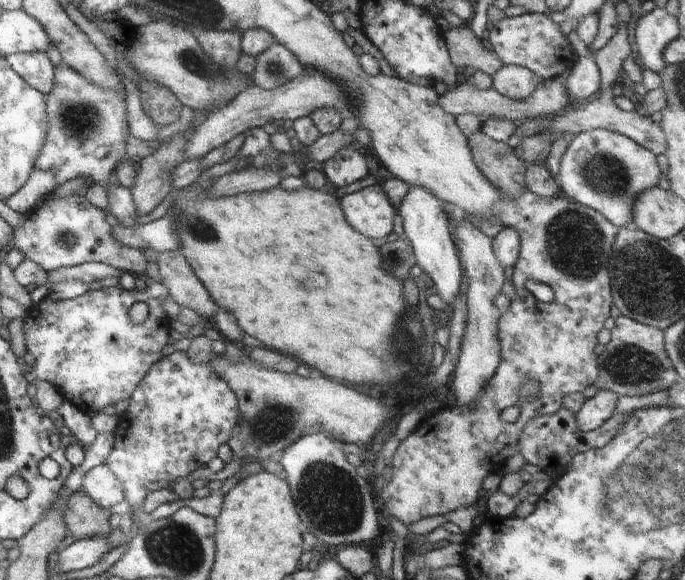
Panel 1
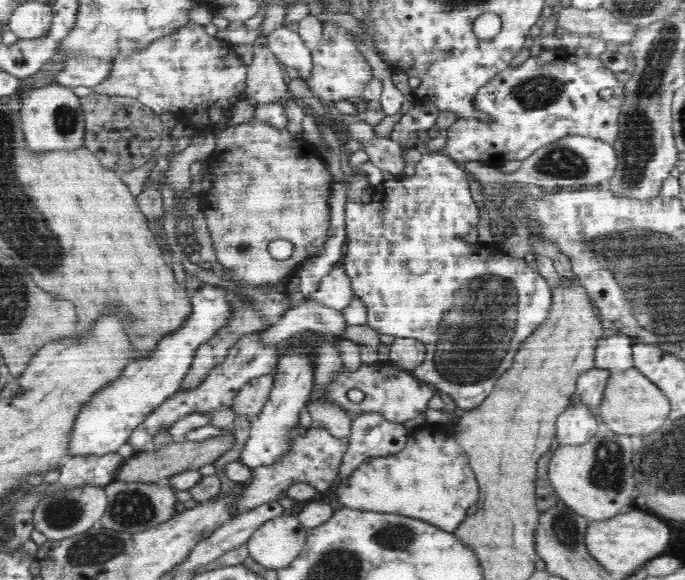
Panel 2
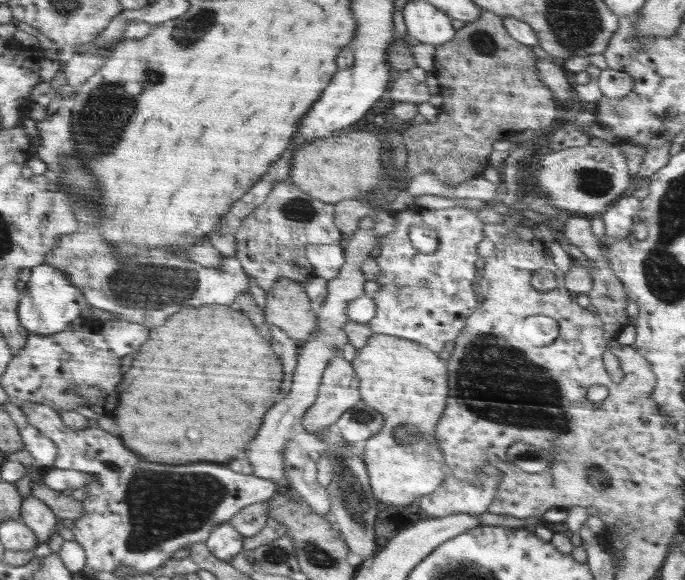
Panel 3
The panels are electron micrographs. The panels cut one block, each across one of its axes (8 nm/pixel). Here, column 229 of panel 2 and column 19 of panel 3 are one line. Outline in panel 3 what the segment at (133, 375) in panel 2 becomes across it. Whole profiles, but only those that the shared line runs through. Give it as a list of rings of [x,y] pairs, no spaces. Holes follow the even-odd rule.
[[[42,264],[31,269],[30,274],[30,280],[26,283],[24,296],[18,307],[20,322],[30,334],[48,336],[62,332],[71,327],[72,320],[84,315],[88,308],[83,298],[84,294],[66,278],[66,274],[59,267]]]

